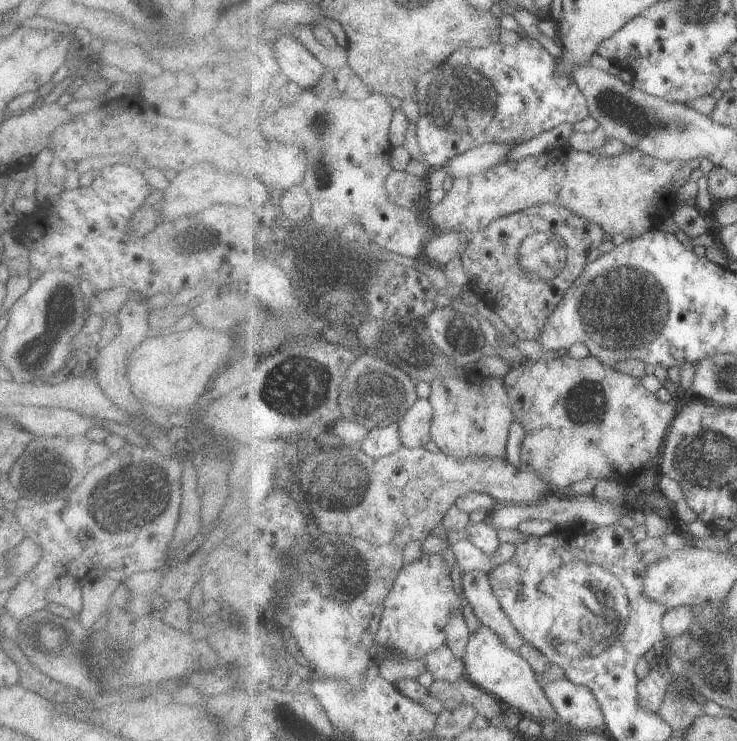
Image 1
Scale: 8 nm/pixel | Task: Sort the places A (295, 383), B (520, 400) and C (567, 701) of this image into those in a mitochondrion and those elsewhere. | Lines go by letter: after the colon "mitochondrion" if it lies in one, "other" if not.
A: mitochondrion
B: other
C: other

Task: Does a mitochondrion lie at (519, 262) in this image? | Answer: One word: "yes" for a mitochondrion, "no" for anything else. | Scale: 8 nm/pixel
yes

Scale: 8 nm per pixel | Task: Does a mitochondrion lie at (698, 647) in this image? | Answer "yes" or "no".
yes

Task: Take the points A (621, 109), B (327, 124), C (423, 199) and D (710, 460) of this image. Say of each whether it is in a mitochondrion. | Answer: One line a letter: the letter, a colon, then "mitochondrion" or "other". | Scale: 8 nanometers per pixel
A: mitochondrion
B: mitochondrion
C: other
D: mitochondrion

